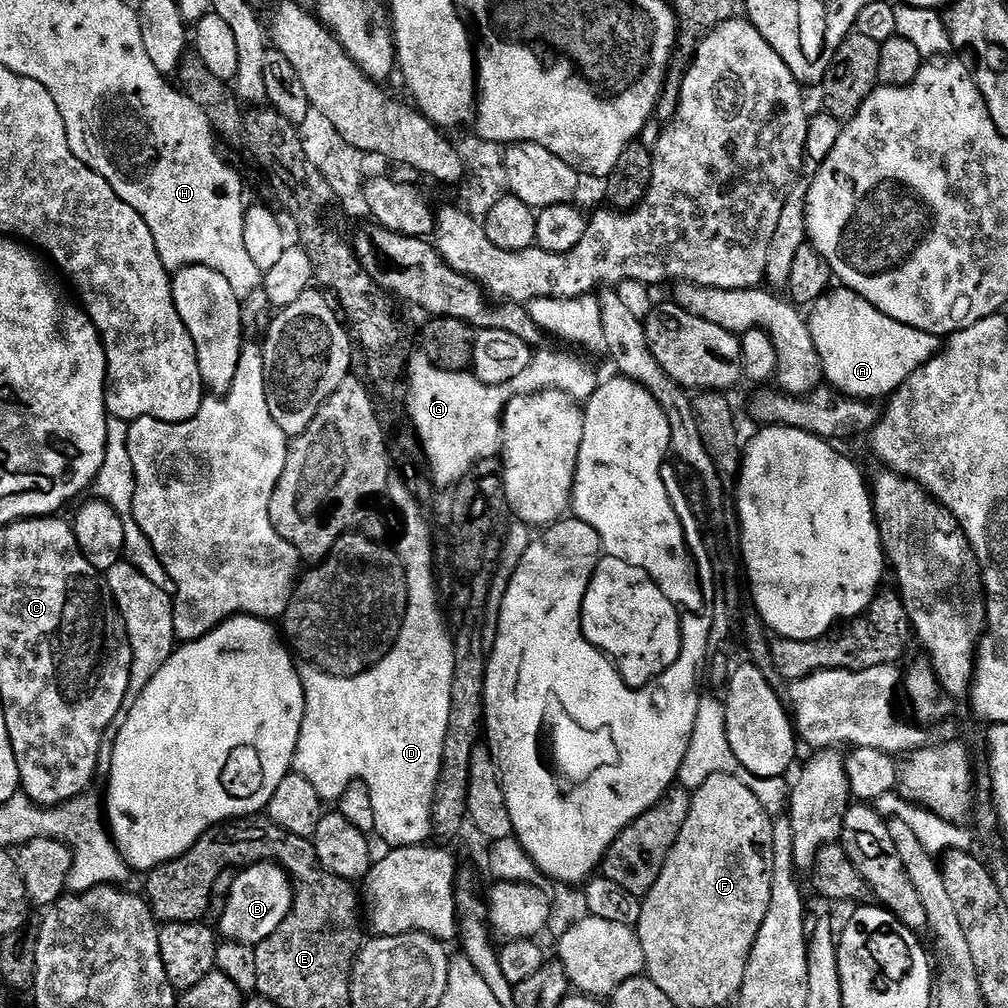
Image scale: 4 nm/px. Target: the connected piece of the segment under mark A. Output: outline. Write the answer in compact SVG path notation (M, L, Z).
M843 286L825 292L815 304L811 305L806 319L814 344L821 356L823 379L840 395L853 396L855 400L876 402L881 399L879 396L891 397L896 389L901 388L911 378L914 370L918 370L927 360L932 359L942 347L941 337L932 336L931 333L923 332L914 326L906 326L882 314L882 310L870 306L866 298Z

